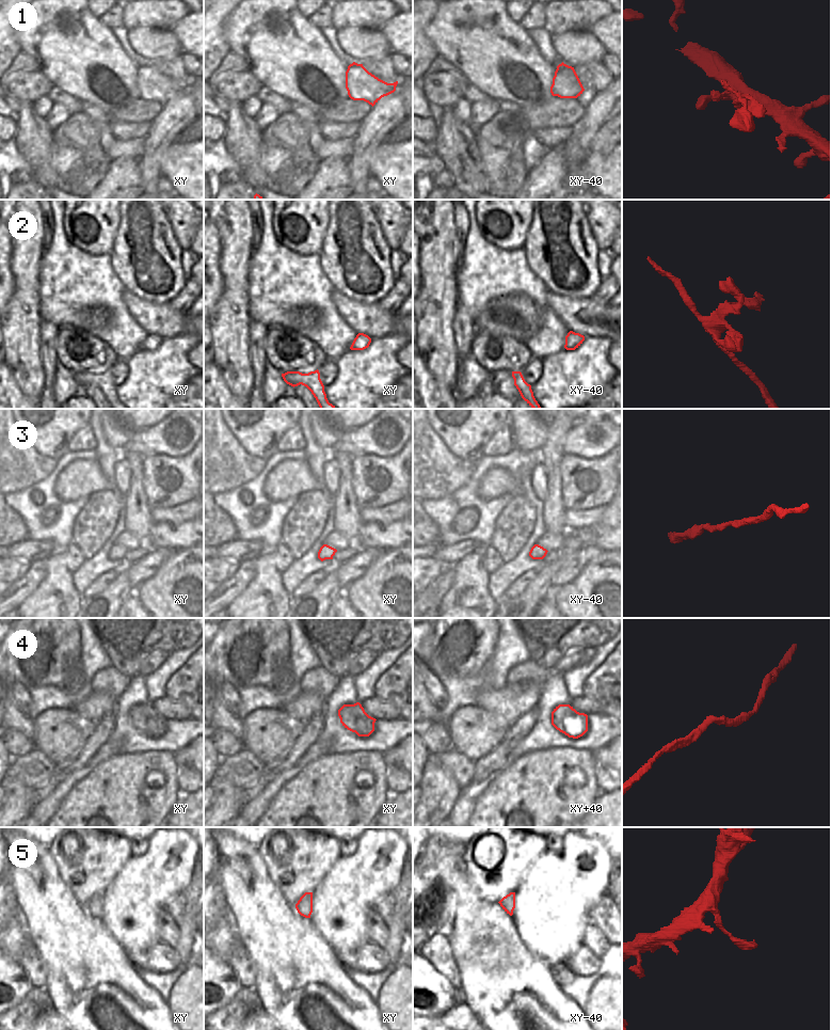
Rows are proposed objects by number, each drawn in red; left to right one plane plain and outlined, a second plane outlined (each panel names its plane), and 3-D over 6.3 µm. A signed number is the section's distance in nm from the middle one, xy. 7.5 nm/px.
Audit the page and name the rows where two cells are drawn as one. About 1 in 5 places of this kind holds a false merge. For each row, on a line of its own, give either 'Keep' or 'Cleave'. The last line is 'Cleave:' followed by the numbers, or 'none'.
1: Cleave
2: Keep
3: Keep
4: Keep
5: Keep
Cleave: 1.

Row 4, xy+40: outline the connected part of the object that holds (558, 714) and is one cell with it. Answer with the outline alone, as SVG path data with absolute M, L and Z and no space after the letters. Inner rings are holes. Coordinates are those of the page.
M559 704L552 712L552 725L569 738L578 739L588 731L588 715L577 712L570 704Z

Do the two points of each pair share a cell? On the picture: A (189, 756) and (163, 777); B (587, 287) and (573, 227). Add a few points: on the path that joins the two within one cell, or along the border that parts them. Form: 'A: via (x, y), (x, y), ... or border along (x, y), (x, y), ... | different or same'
A: border along (173, 754), (176, 760), (177, 788), (179, 790) | different
B: via (590, 272), (573, 242) | same

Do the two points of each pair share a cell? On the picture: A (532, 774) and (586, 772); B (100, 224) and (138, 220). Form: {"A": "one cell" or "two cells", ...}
{"A": "one cell", "B": "two cells"}

